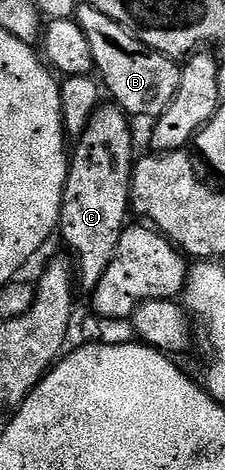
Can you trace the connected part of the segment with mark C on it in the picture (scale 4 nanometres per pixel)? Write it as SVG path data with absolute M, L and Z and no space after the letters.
M116 104L98 106L84 133L78 136L70 156L59 235L69 246L68 254L75 260L76 282L85 293L92 293L103 273L107 273L107 265L111 265L119 237L127 226L125 218L131 215L133 165L137 152L129 123L130 118Z

